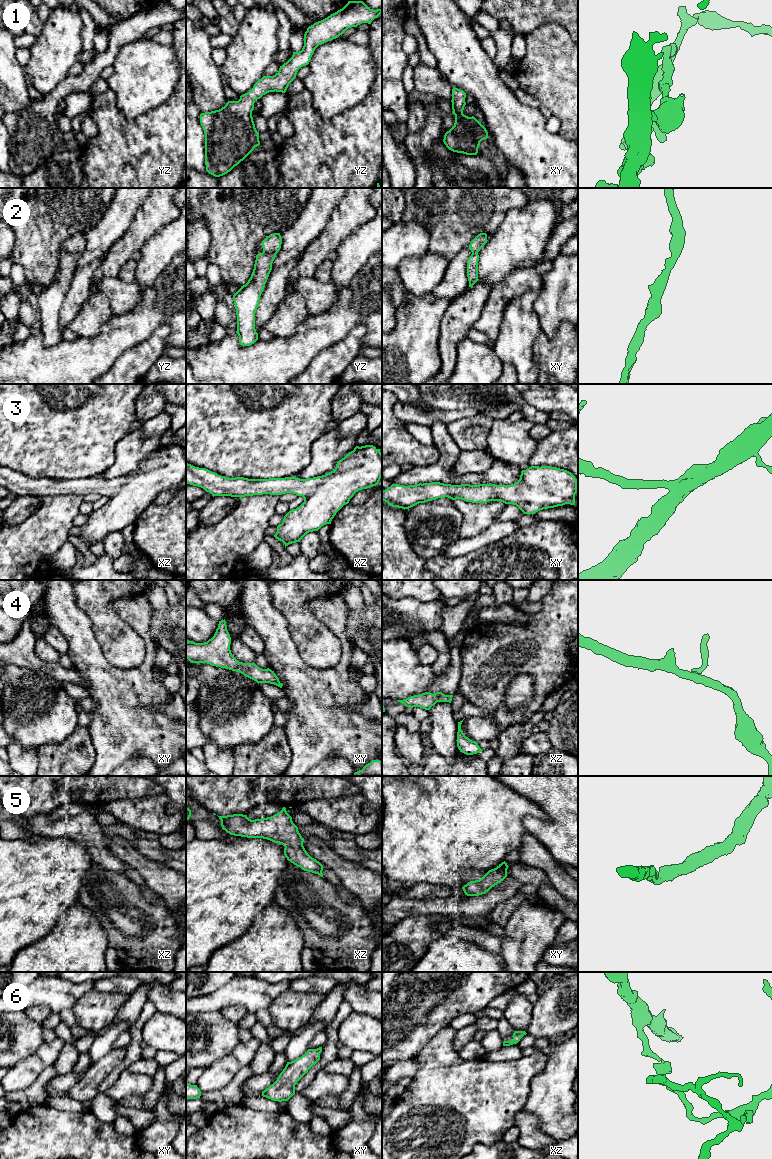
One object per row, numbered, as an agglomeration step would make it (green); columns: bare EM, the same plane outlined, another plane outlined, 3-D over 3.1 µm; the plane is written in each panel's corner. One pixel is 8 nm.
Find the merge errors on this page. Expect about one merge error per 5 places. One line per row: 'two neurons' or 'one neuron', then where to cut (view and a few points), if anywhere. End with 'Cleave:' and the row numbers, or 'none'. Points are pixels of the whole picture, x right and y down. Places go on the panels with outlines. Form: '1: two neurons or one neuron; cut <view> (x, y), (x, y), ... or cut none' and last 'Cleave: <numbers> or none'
1: one neuron; cut none
2: one neuron; cut none
3: one neuron; cut none
4: one neuron; cut none
5: one neuron; cut none
6: one neuron; cut none
Cleave: none

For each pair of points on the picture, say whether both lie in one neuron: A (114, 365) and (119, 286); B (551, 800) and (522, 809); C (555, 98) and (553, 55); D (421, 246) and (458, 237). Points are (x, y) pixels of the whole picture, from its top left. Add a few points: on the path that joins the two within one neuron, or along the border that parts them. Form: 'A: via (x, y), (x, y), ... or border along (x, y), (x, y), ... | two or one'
A: border along (138, 304), (124, 314), (112, 315) | two
B: border along (518, 792), (536, 802), (549, 817) | two
C: via (555, 87), (555, 71), (553, 66) | one
D: border along (417, 223), (420, 223), (429, 234), (428, 251) | two

